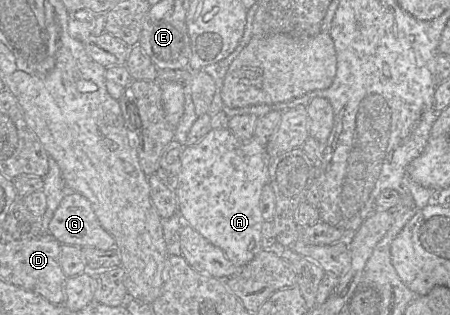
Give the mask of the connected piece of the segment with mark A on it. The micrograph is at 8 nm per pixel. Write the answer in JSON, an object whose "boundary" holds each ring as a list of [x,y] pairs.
{"boundary":[[[211,129],[198,143],[185,146],[177,188],[178,213],[185,225],[192,227],[205,239],[220,248],[237,266],[244,267],[264,250],[261,229],[264,223],[260,209],[263,187],[268,184],[269,155],[266,145],[255,138],[241,139],[229,129]]]}

